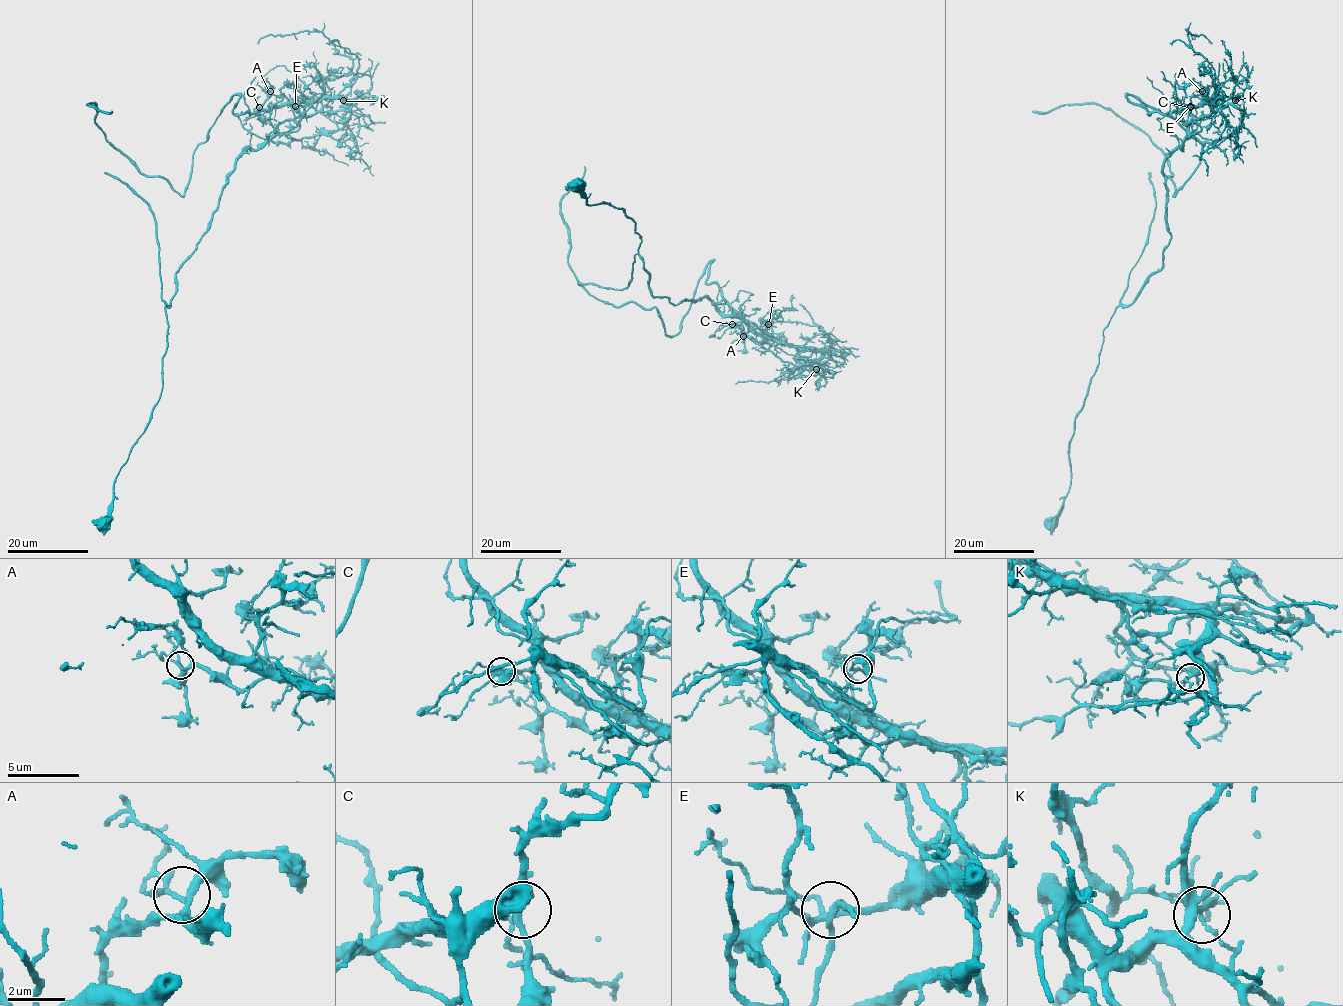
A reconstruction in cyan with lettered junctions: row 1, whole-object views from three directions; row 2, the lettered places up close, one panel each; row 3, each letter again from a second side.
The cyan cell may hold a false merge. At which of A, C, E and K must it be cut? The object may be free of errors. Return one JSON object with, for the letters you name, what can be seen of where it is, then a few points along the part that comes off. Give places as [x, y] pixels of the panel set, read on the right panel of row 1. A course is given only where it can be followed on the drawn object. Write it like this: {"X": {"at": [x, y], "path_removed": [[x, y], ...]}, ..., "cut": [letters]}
{"E": {"at": [1190, 106], "path_removed": [[1189, 106], [1149, 114], [1127, 95], [1200, 143], [1174, 195], [1161, 151], [1111, 110], [1032, 111]]}, "cut": ["E"]}

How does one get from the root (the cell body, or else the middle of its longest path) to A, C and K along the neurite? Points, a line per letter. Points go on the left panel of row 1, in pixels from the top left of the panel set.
A: (104, 523), (114, 480), (161, 394), (176, 272), (206, 231), (234, 161), (268, 140), (242, 125), (270, 91)
C: (104, 523), (114, 480), (161, 394), (176, 272), (206, 231), (234, 161), (268, 140), (242, 126), (259, 107)
K: (104, 523), (114, 480), (161, 394), (176, 272), (206, 231), (234, 161), (285, 121), (343, 100)

